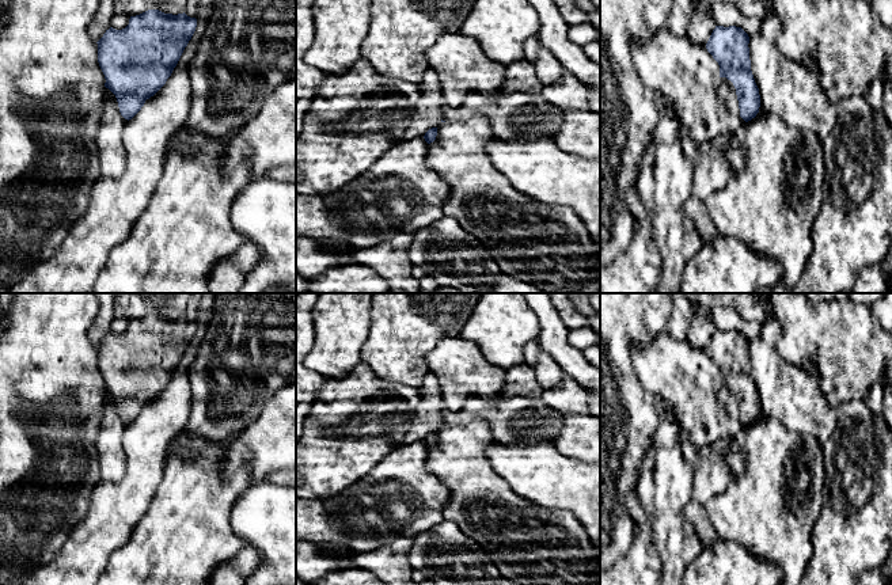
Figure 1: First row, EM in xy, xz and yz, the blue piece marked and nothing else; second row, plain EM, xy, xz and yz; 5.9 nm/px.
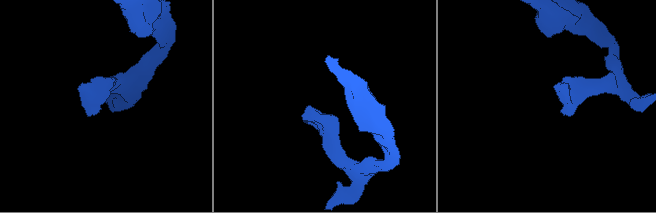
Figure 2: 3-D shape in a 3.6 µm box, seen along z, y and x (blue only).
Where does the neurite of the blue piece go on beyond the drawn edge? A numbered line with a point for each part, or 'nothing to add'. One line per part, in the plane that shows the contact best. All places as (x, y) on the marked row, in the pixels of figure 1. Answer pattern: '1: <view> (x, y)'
nothing to add

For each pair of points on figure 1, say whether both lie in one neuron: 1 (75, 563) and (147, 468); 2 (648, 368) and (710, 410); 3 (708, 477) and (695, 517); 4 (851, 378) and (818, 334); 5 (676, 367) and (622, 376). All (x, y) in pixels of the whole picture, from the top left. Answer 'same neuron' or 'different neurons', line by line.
1: same neuron
2: same neuron
3: same neuron
4: same neuron
5: different neurons

